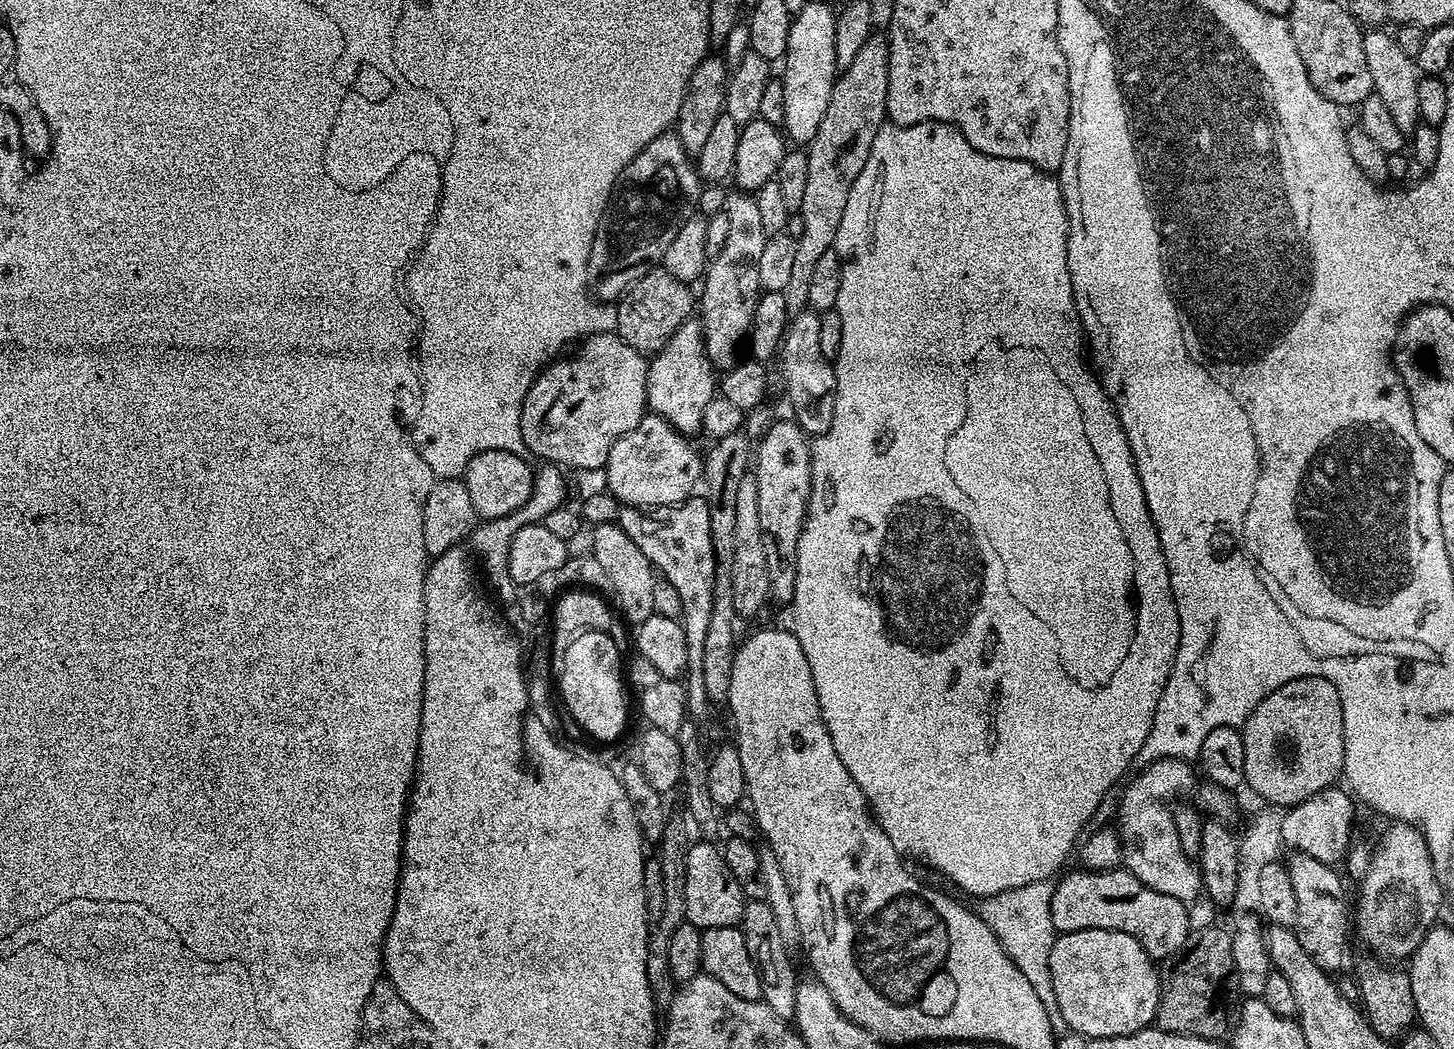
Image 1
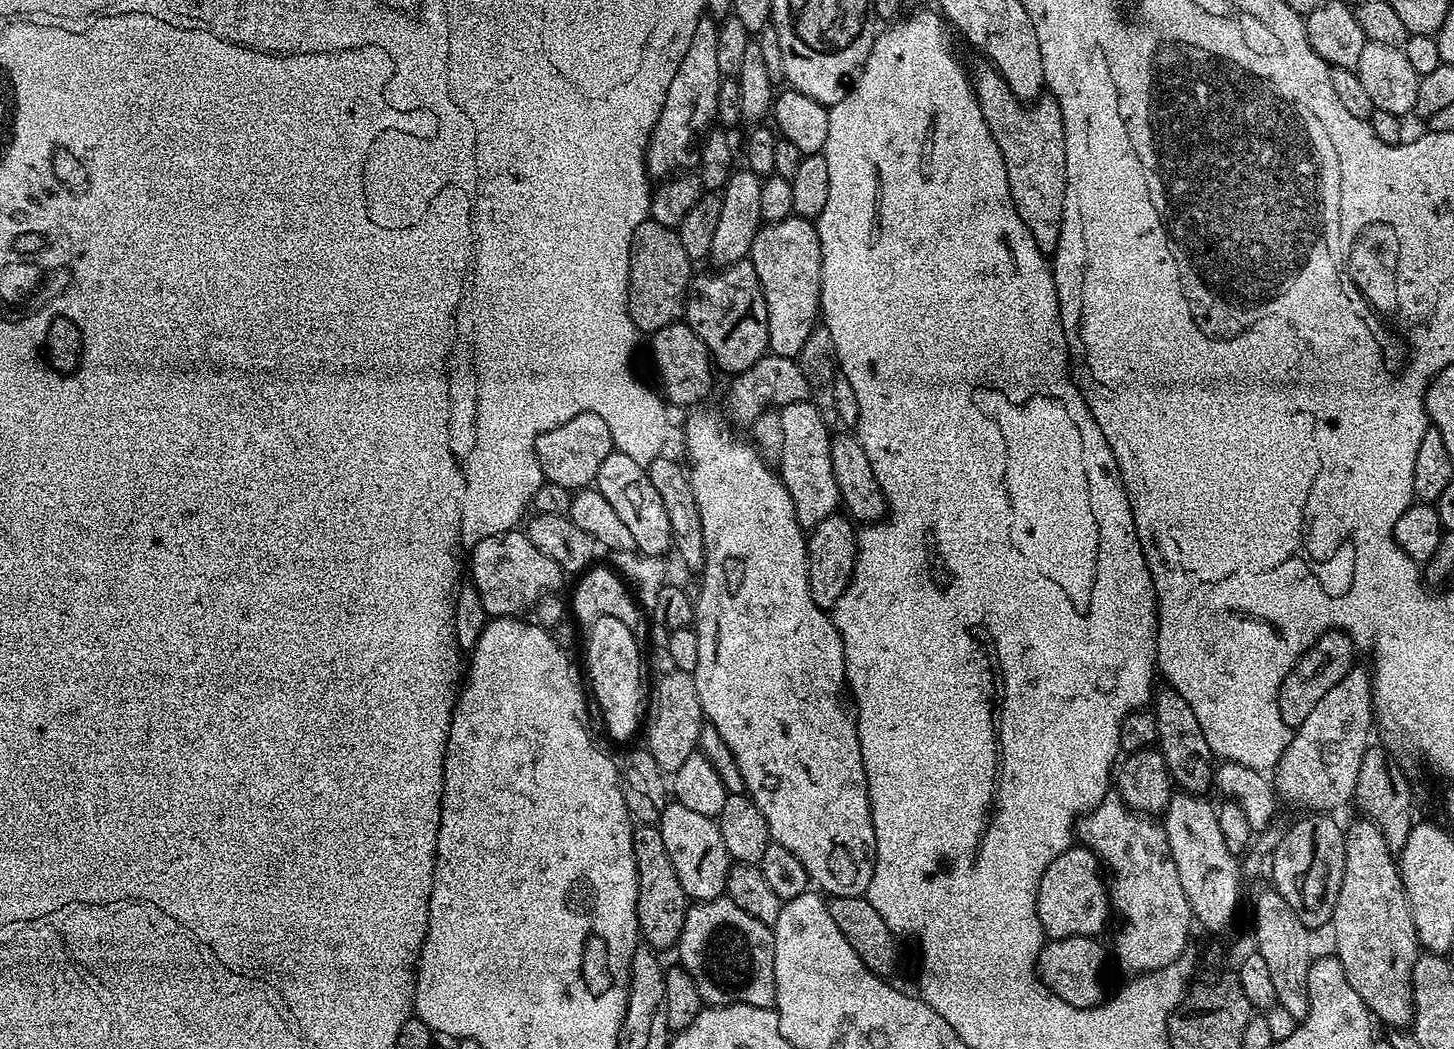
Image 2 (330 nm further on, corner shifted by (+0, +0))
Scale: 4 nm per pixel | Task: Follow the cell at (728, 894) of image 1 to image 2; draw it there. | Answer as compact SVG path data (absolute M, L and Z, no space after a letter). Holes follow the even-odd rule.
M669 802L660 815L659 830L663 845L669 854L674 874L678 876L682 890L692 902L717 900L725 895L724 887L730 867L726 842L722 842L719 823L706 814L698 814L686 806Z

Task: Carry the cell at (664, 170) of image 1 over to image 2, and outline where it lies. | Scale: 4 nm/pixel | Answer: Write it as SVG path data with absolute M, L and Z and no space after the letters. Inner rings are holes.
M701 16L694 38L678 65L674 82L666 90L666 102L658 122L648 139L648 153L644 162L652 178L668 178L697 163L702 138L707 136L717 119L719 88L722 77L718 70L718 24L712 16Z

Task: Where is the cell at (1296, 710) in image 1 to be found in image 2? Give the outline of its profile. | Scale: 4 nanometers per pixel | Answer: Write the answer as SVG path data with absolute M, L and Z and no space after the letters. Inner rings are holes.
M1327 632L1322 634L1298 658L1298 662L1291 668L1290 674L1279 687L1278 706L1282 720L1286 722L1290 730L1297 730L1302 722L1313 712L1314 706L1331 689L1346 677L1347 672L1353 667L1358 649L1348 637L1347 632Z

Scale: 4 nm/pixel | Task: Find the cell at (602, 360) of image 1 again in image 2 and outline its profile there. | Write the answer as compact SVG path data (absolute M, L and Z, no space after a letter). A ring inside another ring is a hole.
M583 412L570 422L562 422L562 426L539 436L536 440L536 461L547 483L579 490L589 487L595 481L598 466L606 462L613 450L610 426L606 426L603 416Z

